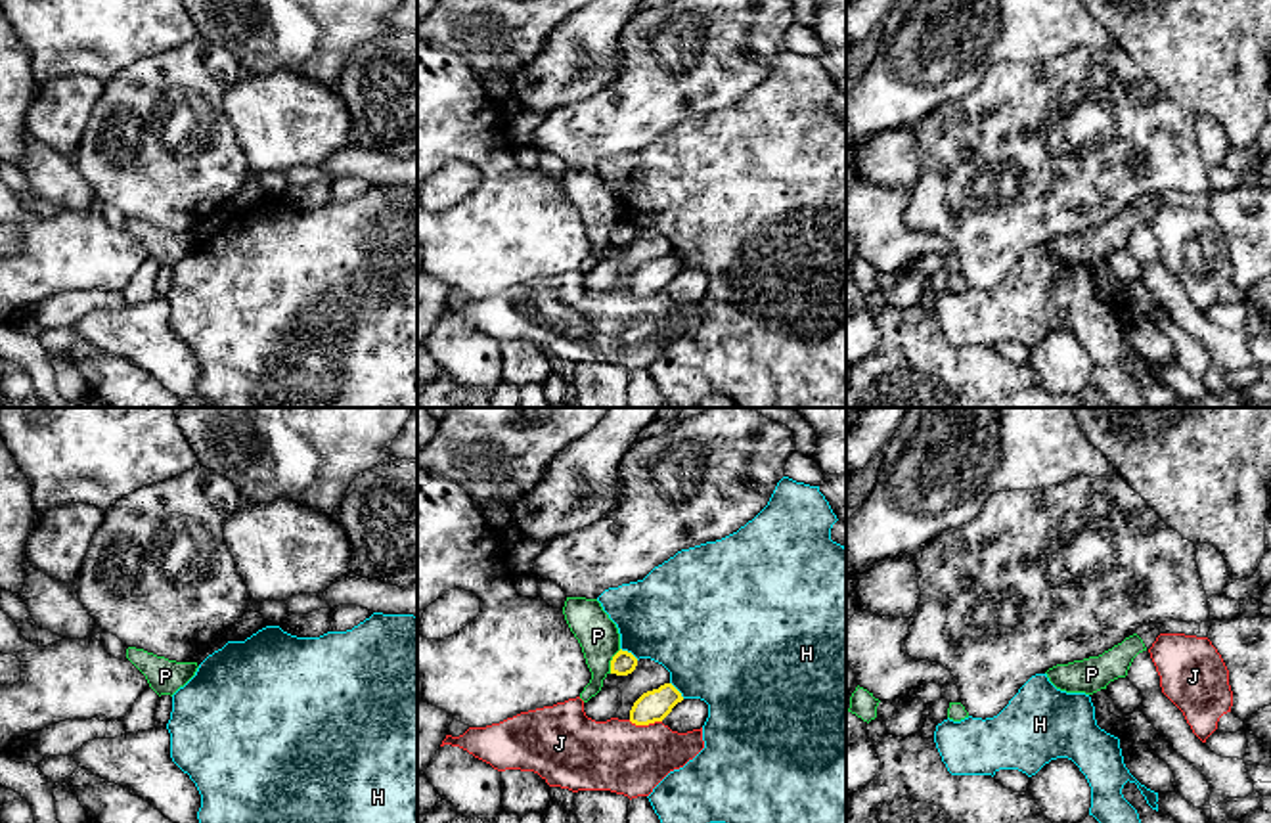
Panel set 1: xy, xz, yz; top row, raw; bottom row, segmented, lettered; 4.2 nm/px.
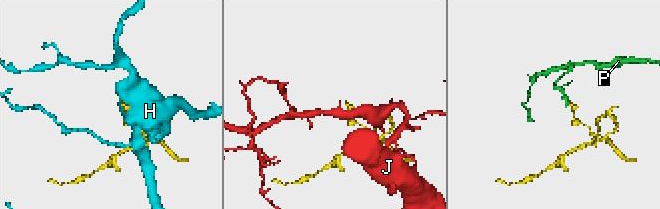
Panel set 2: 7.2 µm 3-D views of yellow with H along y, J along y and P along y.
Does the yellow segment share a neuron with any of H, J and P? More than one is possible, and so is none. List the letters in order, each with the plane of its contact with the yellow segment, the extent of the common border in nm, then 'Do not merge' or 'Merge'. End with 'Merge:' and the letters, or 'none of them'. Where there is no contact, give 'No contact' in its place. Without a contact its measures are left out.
H: Touches yellow in xz. Shared border 90 nm. Do not merge
J: Touches yellow in xz. Shared border 140 nm. Do not merge
P: Touches yellow in xz. Shared border 120 nm. Do not merge
Merge: none of them

